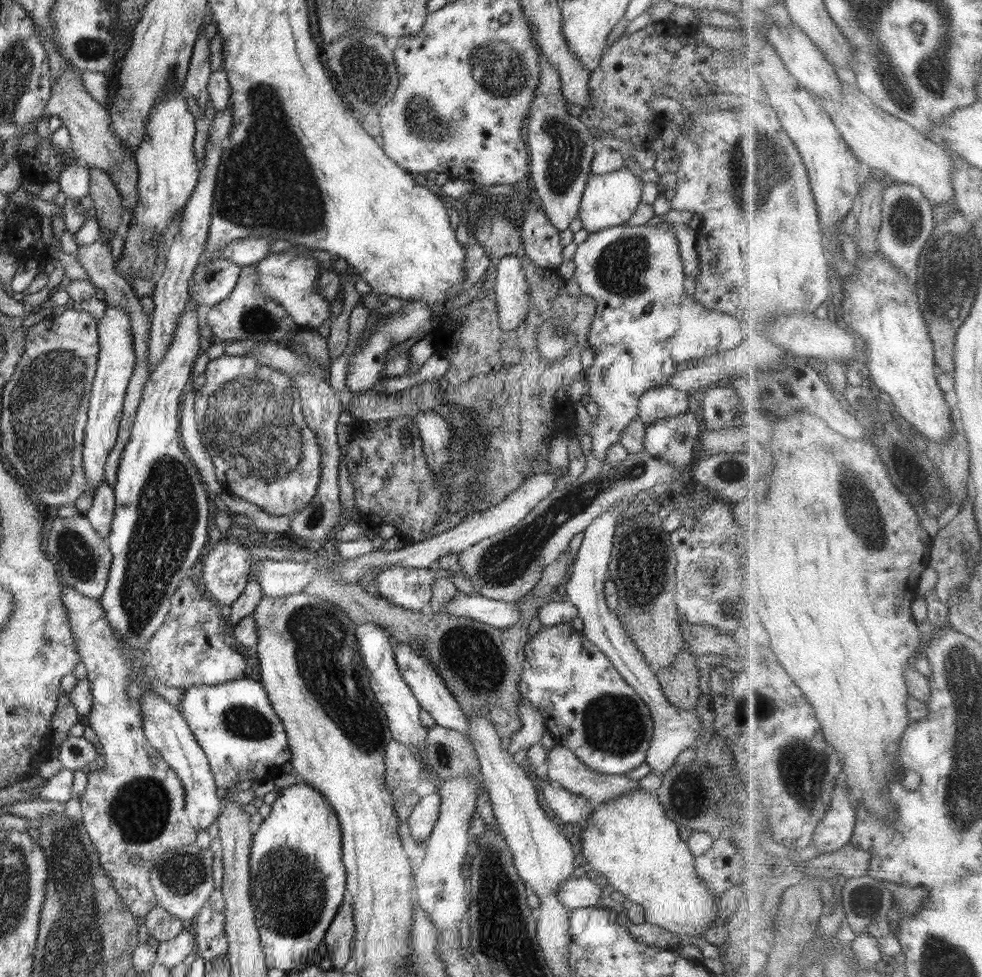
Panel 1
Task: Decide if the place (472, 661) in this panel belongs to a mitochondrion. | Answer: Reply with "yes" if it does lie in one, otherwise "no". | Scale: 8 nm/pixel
yes

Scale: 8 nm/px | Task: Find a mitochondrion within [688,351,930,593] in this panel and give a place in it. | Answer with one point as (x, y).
(861, 509)

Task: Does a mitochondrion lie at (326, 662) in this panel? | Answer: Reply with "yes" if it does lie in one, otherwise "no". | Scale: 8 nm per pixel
yes

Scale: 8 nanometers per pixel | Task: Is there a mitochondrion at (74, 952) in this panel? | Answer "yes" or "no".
yes

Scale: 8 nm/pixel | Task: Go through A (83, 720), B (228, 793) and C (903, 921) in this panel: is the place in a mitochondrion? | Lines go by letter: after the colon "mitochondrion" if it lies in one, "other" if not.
A: other
B: other
C: other

